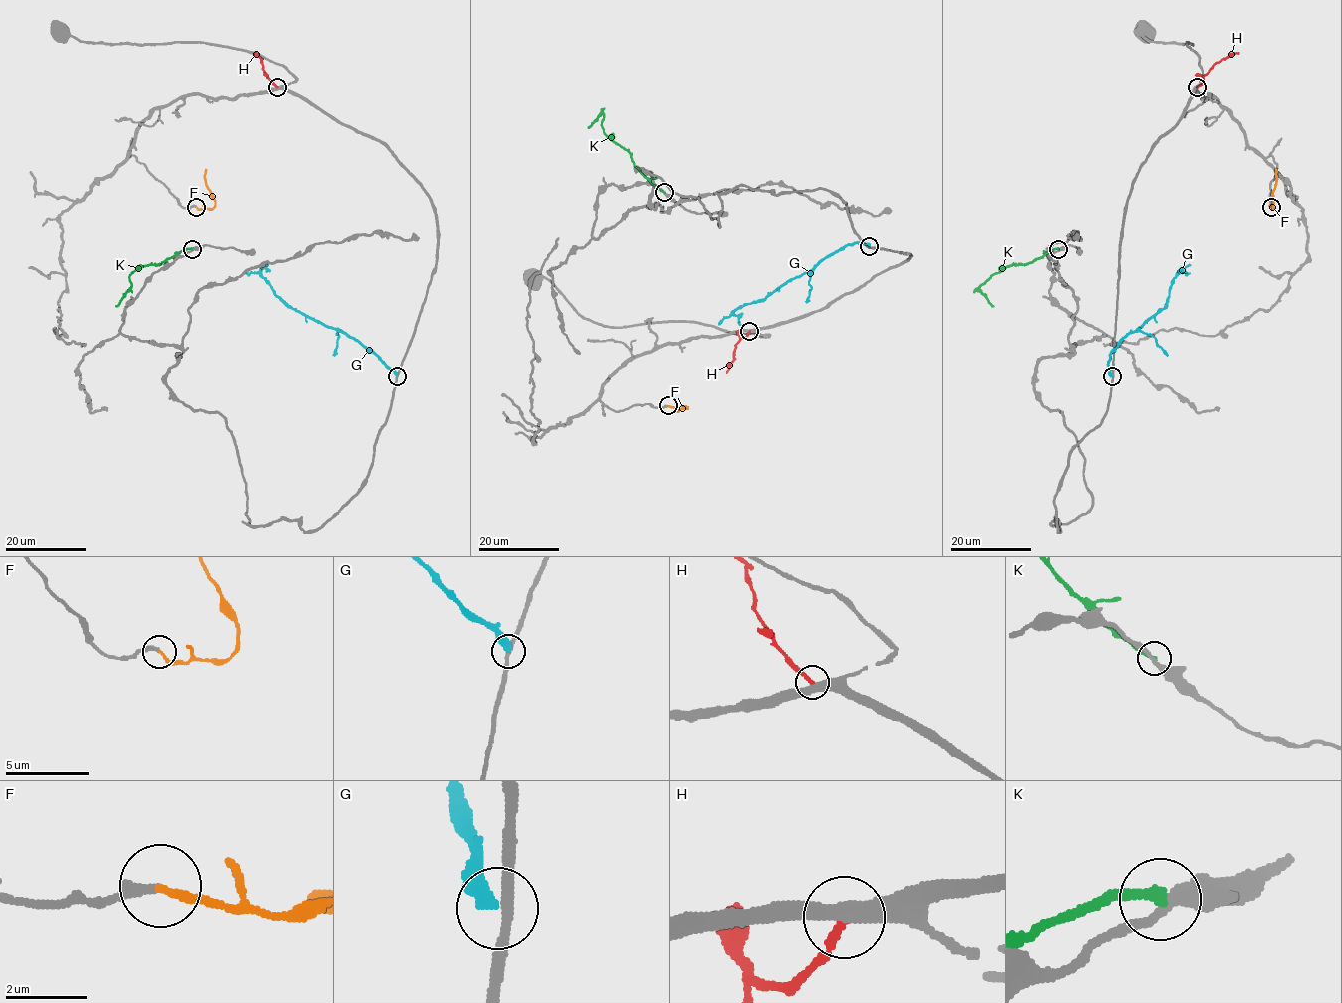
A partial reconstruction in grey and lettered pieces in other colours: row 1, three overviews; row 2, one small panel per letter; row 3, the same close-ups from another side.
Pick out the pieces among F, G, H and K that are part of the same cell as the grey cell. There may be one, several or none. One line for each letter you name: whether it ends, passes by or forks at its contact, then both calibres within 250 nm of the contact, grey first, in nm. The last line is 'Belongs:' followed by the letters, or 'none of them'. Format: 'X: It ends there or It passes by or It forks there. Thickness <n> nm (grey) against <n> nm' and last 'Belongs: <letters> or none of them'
F: It ends there. Thickness 280 nm (grey) against 170 nm
Belongs: F

